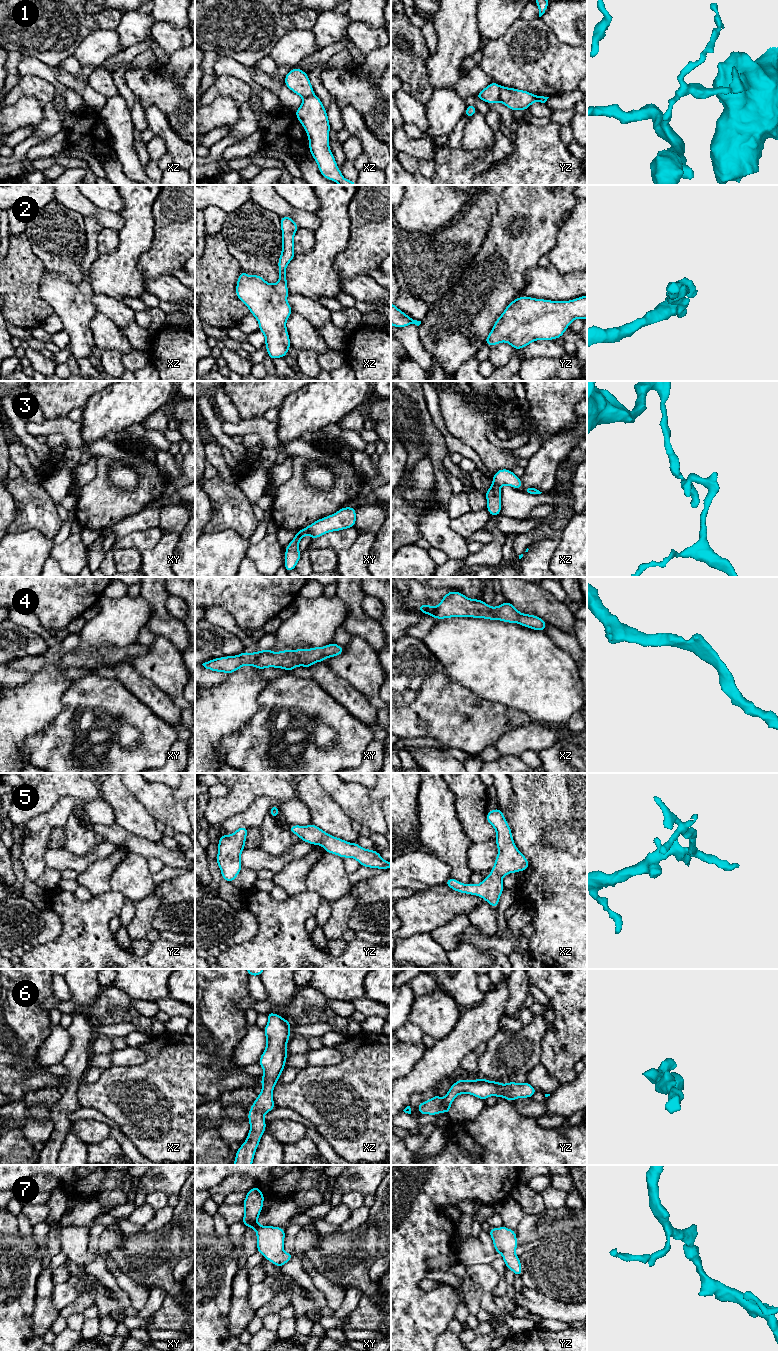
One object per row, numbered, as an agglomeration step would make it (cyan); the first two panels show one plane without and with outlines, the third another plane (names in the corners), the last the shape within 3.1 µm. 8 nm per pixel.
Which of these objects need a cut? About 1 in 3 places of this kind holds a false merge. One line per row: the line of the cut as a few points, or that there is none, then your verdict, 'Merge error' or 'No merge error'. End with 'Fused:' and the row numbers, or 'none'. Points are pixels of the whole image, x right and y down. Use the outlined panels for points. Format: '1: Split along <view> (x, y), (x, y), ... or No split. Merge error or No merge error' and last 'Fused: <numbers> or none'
1: Split along yz (500, 86), (498, 100). Merge error
2: No split. No merge error
3: Split along xz (492, 482), (499, 487). Merge error
4: No split. No merge error
5: No split. No merge error
6: No split. No merge error
7: No split. No merge error
Fused: 1, 3

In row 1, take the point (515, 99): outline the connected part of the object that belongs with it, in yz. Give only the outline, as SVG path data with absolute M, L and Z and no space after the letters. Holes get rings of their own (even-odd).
M500 86L499 101L512 111L527 110L534 102L545 103L549 97L538 96L515 88Z

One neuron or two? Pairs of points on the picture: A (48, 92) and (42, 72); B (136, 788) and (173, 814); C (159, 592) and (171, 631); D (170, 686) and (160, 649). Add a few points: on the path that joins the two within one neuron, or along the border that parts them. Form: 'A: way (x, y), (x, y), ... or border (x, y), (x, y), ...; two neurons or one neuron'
A: border (21, 74), (47, 80), (54, 87), (54, 99); two neurons
B: way (145, 792), (157, 798), (164, 805); one neuron
C: way (159, 602), (159, 612), (162, 621); one neuron
D: way (170, 677), (163, 665), (163, 658); one neuron

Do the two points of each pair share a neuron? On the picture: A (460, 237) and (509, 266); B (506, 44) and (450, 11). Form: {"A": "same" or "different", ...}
{"A": "different", "B": "different"}

